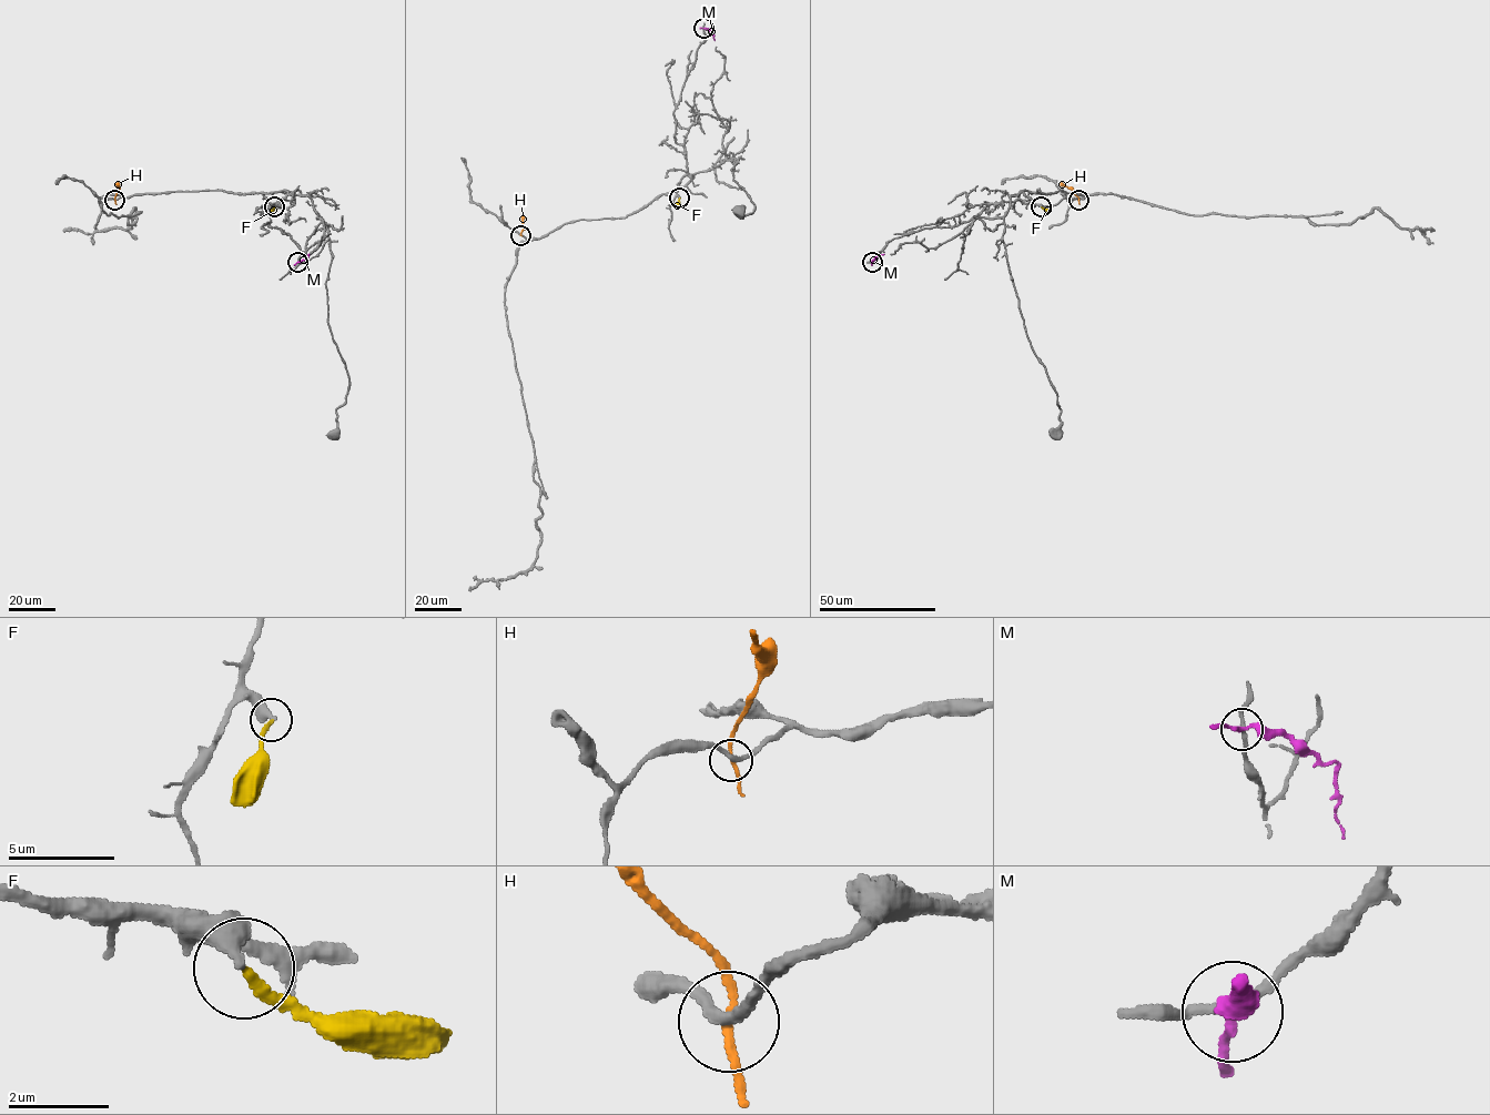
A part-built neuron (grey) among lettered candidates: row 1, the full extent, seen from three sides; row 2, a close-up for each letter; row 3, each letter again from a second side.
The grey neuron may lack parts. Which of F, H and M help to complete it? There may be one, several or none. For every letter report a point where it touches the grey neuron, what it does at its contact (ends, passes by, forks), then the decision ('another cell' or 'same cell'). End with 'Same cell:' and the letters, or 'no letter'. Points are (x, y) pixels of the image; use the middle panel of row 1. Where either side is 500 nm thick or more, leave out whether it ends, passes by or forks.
F: meets grey at (679, 198); it ends there; another cell
H: meets grey at (520, 235); it passes by; another cell
M: meets grey at (703, 28); it passes by; another cell
Same cell: no letter

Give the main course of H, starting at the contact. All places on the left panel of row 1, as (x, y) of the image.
H: (114, 200), (117, 183)

